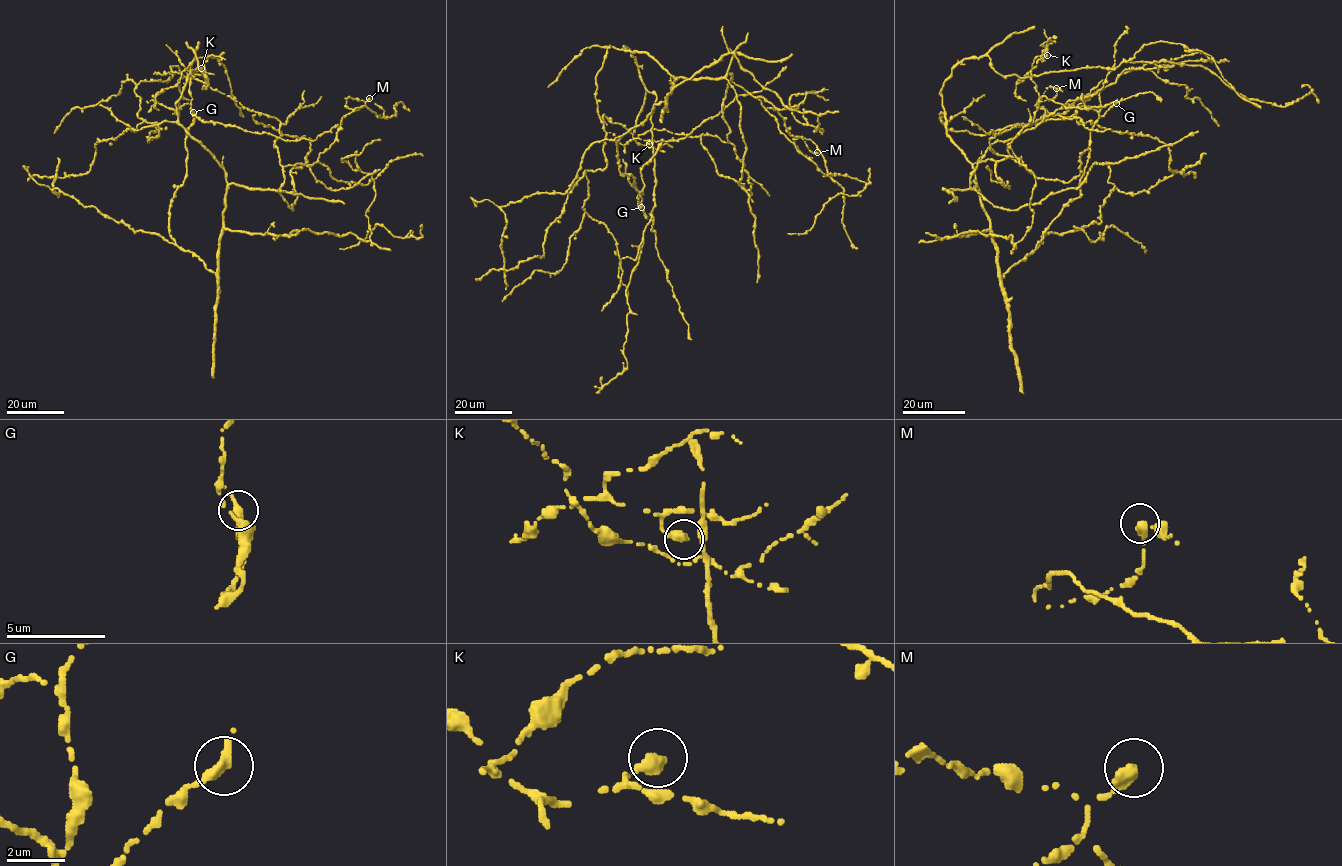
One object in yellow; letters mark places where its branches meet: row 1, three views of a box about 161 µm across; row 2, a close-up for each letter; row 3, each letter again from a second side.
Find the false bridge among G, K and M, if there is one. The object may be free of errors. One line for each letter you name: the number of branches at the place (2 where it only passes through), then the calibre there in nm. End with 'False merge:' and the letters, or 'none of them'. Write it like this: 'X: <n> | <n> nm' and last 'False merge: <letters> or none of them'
False merge: none of them

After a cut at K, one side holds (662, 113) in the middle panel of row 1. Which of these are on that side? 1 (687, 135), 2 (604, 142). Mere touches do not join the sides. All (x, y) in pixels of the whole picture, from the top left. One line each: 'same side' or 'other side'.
1: same side
2: same side

